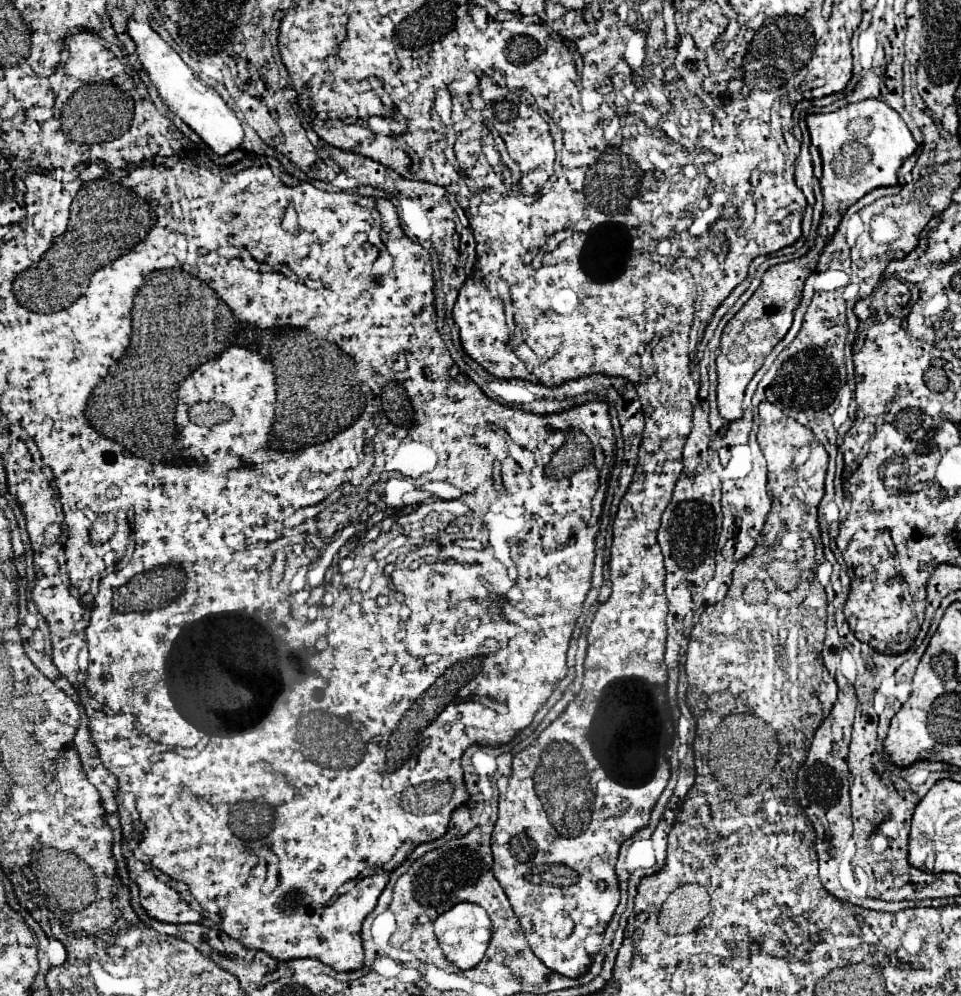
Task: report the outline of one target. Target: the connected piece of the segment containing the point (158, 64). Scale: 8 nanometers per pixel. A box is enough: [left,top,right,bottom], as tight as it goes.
[128,19,244,155]

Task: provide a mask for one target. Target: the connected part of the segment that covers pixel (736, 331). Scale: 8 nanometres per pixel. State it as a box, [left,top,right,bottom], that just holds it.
[716,231,828,421]

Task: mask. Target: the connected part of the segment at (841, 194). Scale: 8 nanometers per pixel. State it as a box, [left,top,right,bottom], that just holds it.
[806,99,918,215]

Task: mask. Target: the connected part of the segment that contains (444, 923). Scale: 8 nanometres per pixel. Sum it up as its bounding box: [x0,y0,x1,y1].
[434,901,492,969]

